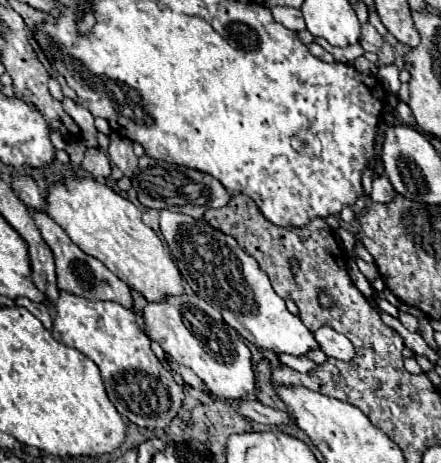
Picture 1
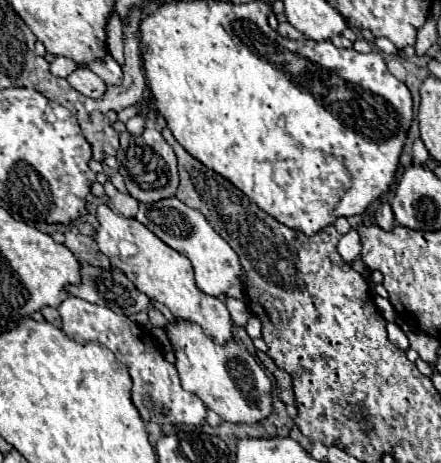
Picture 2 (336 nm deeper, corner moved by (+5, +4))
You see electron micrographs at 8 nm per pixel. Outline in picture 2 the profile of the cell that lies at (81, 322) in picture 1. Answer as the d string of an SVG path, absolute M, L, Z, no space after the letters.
M67 297L57 307L57 311L63 319L65 335L75 341L99 341L101 345L109 347L109 351L113 351L115 357L129 369L129 375L133 377L133 403L143 421L153 421L159 425L192 425L197 428L205 425L207 407L203 401L181 387L175 365L163 357L163 353L151 341L151 335L143 333L139 325L129 321L129 317L117 315L106 305L93 304L79 297Z

